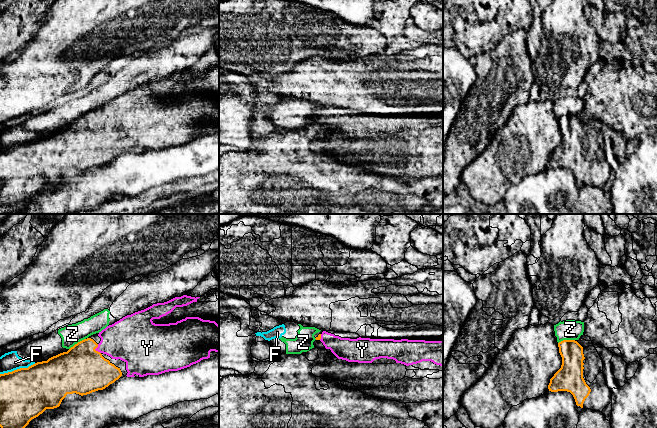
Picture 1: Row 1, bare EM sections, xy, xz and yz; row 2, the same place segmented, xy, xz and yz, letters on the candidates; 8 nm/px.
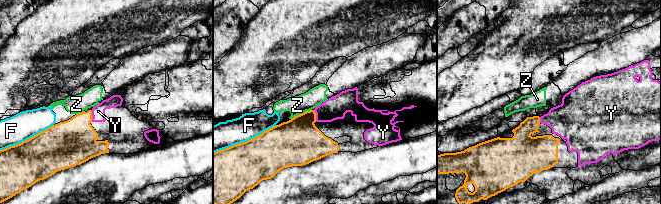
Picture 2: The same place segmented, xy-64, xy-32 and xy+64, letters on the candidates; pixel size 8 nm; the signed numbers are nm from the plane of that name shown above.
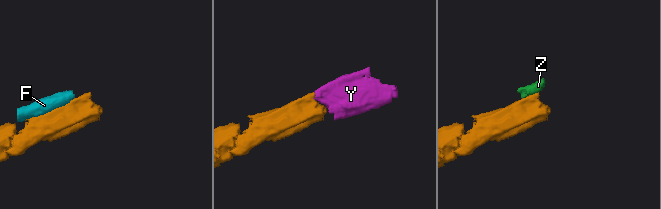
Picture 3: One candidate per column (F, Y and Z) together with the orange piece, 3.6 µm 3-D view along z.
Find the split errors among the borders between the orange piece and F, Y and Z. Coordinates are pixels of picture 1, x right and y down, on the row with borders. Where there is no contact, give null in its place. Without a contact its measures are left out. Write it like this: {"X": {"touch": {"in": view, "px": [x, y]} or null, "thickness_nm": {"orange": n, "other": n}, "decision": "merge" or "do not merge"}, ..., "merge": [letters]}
{"F": {"touch": {"in": "xy", "px": [17, 369]}, "thickness_nm": {"orange": 420, "other": 150}, "decision": "do not merge"}, "Y": {"touch": {"in": "xy", "px": [95, 348]}, "thickness_nm": {"orange": 380, "other": 320}, "decision": "merge"}, "Z": {"touch": {"in": "xy", "px": [78, 342]}, "thickness_nm": {"orange": 380, "other": 160}, "decision": "do not merge"}, "merge": ["Y"]}

